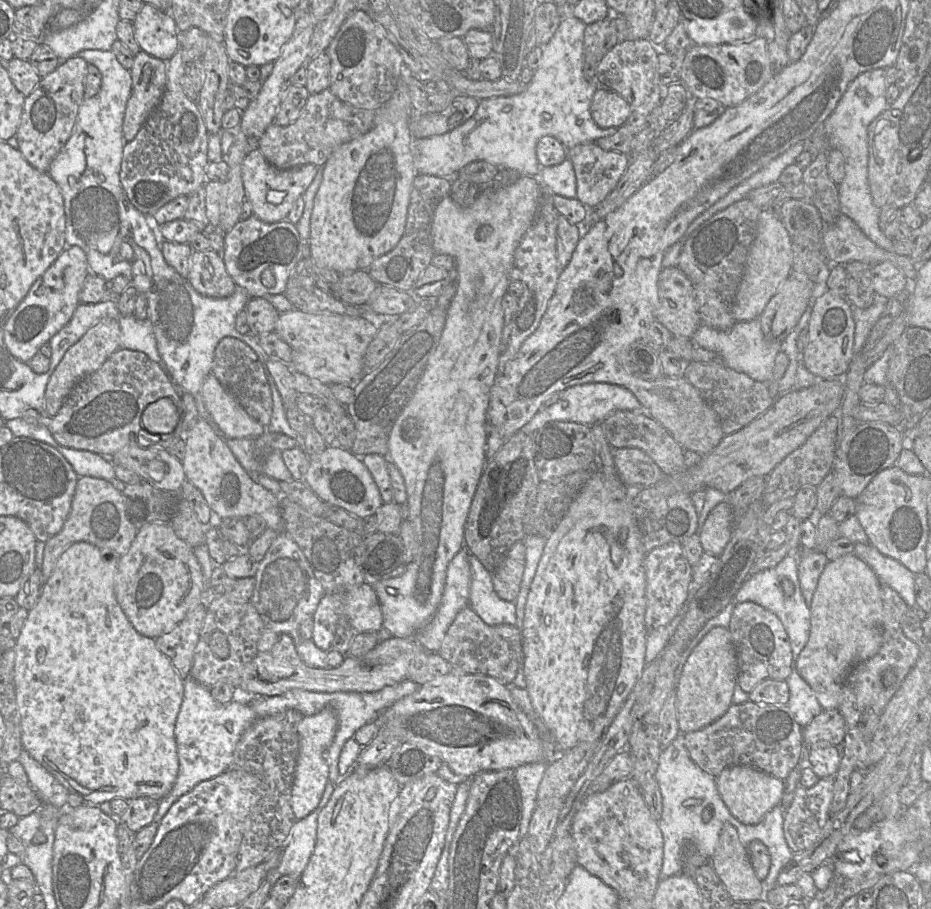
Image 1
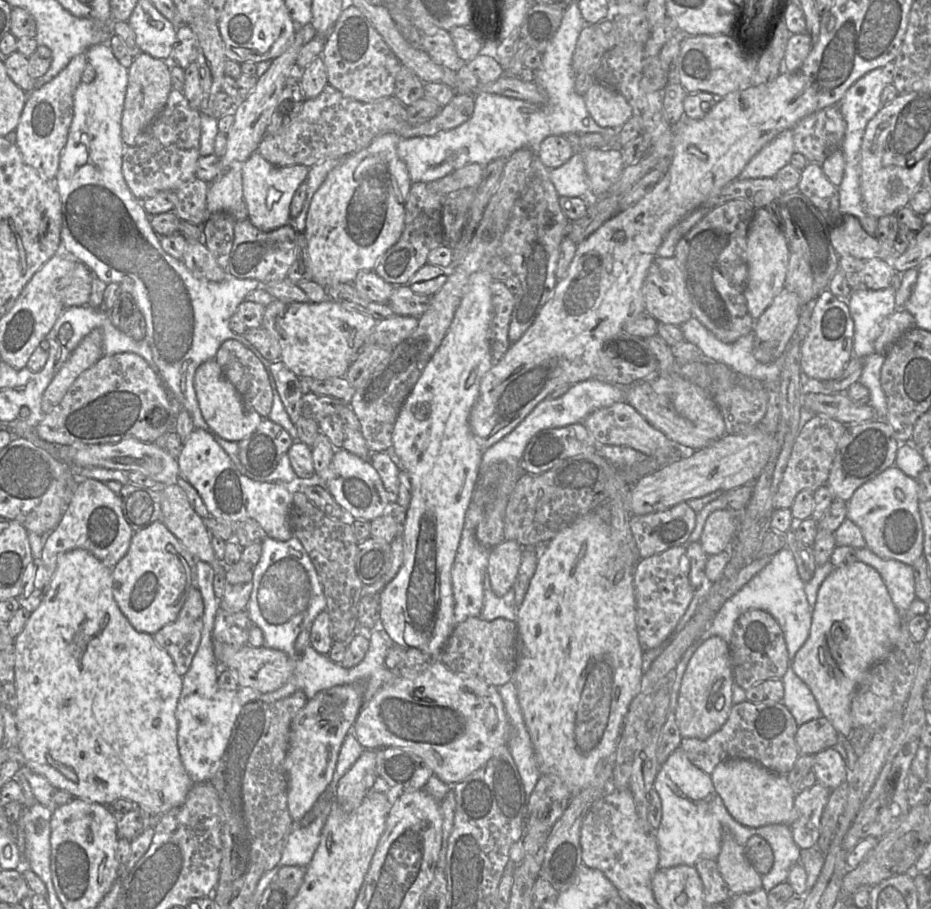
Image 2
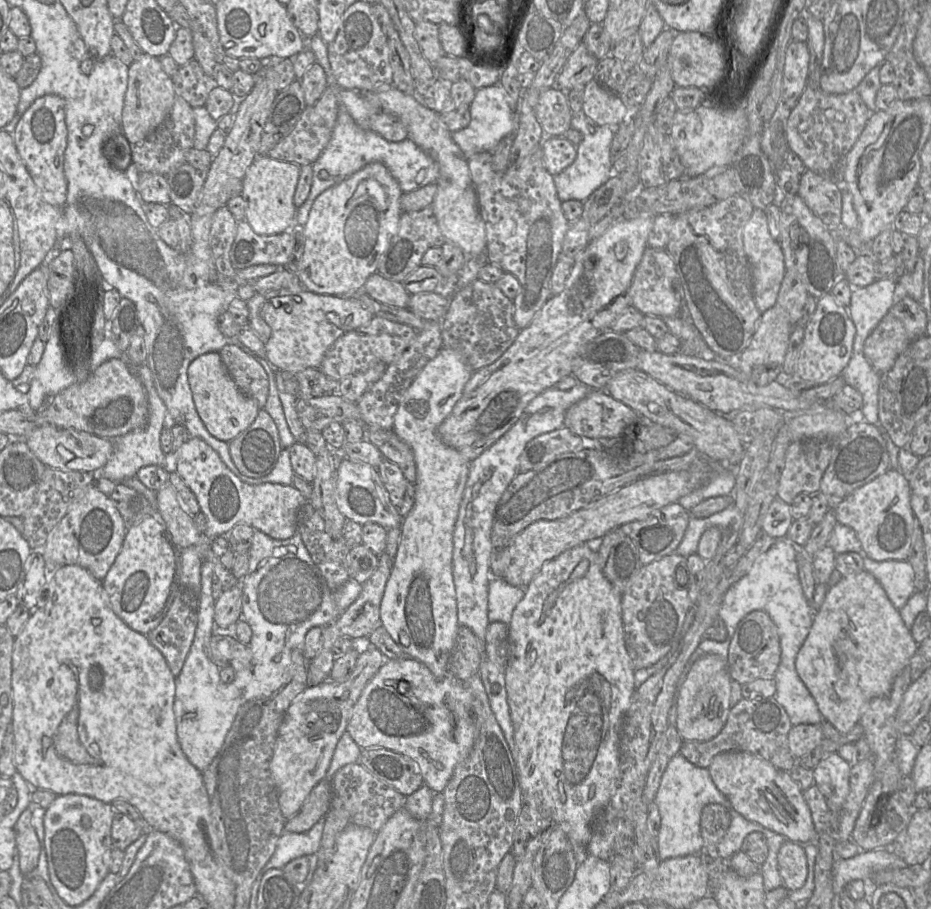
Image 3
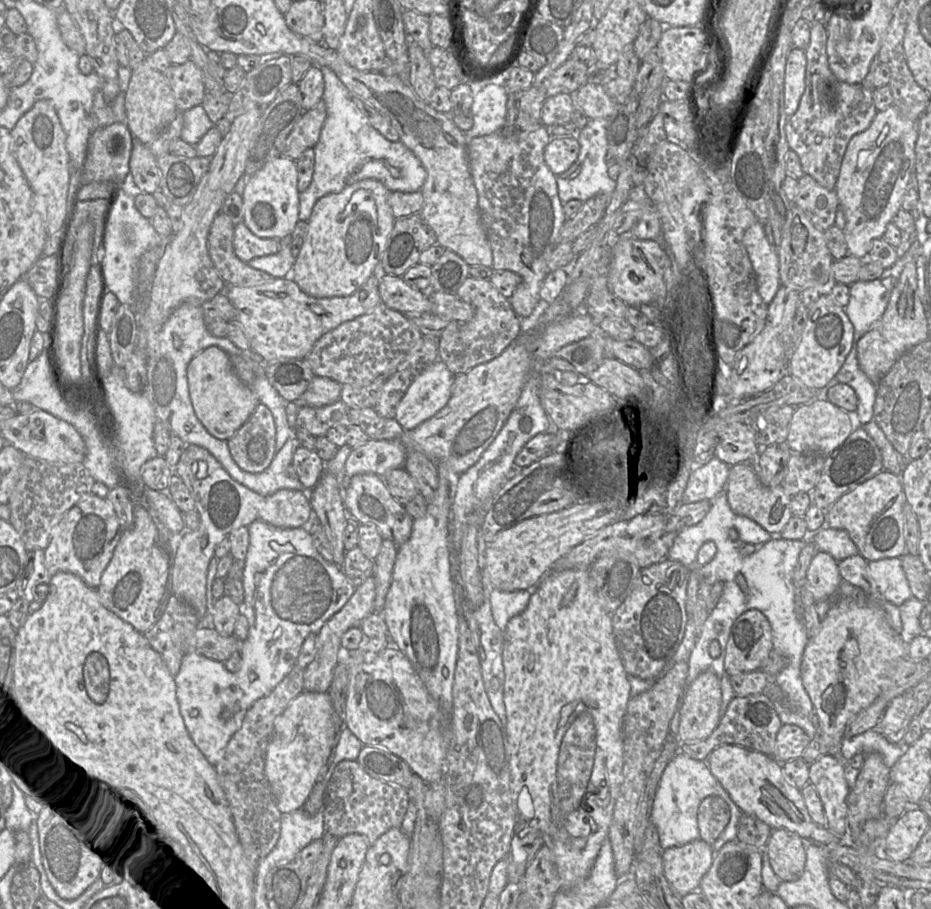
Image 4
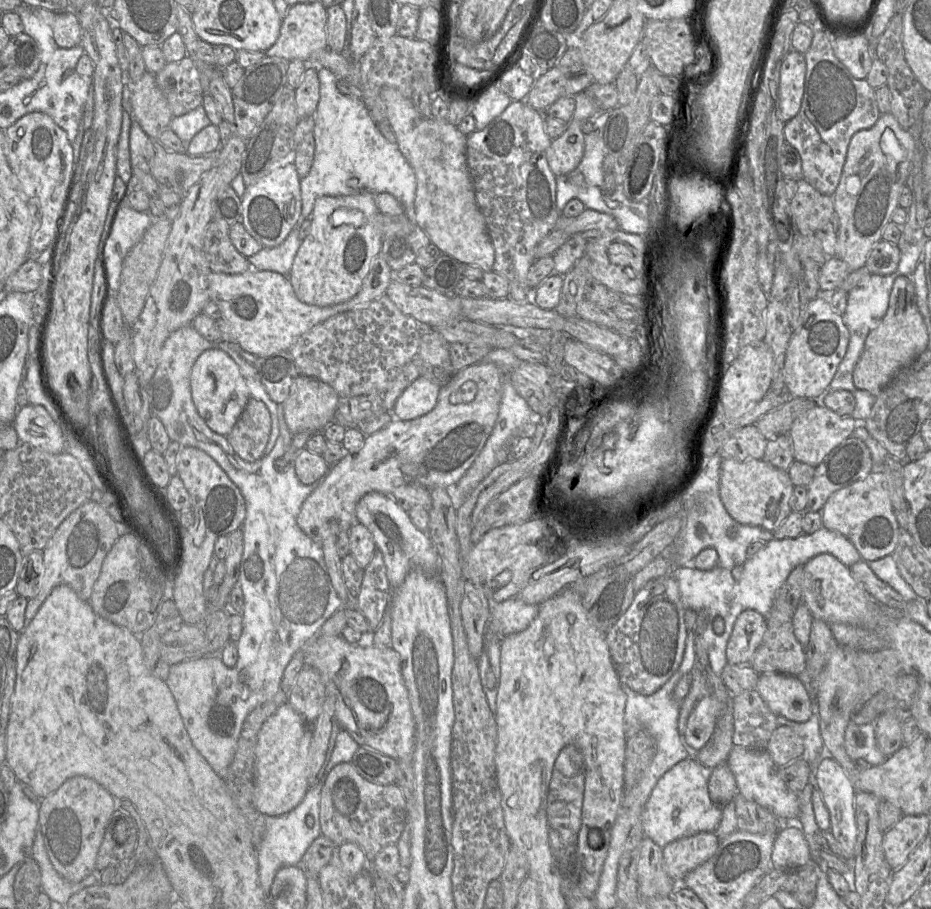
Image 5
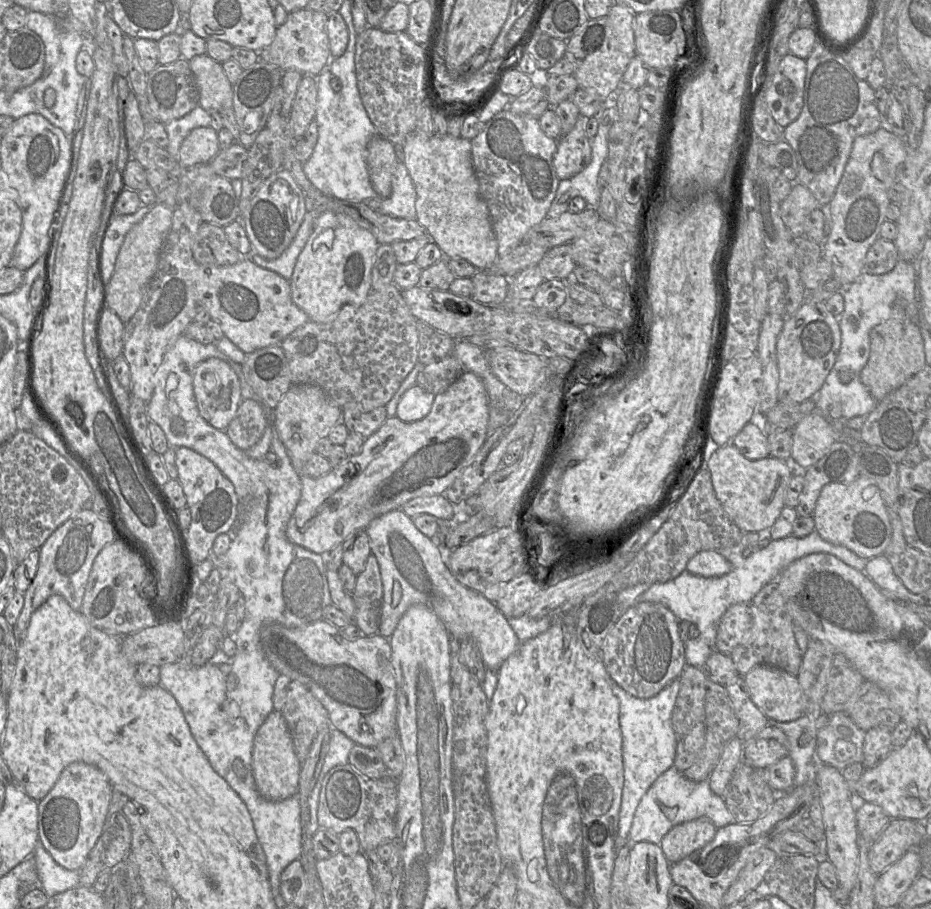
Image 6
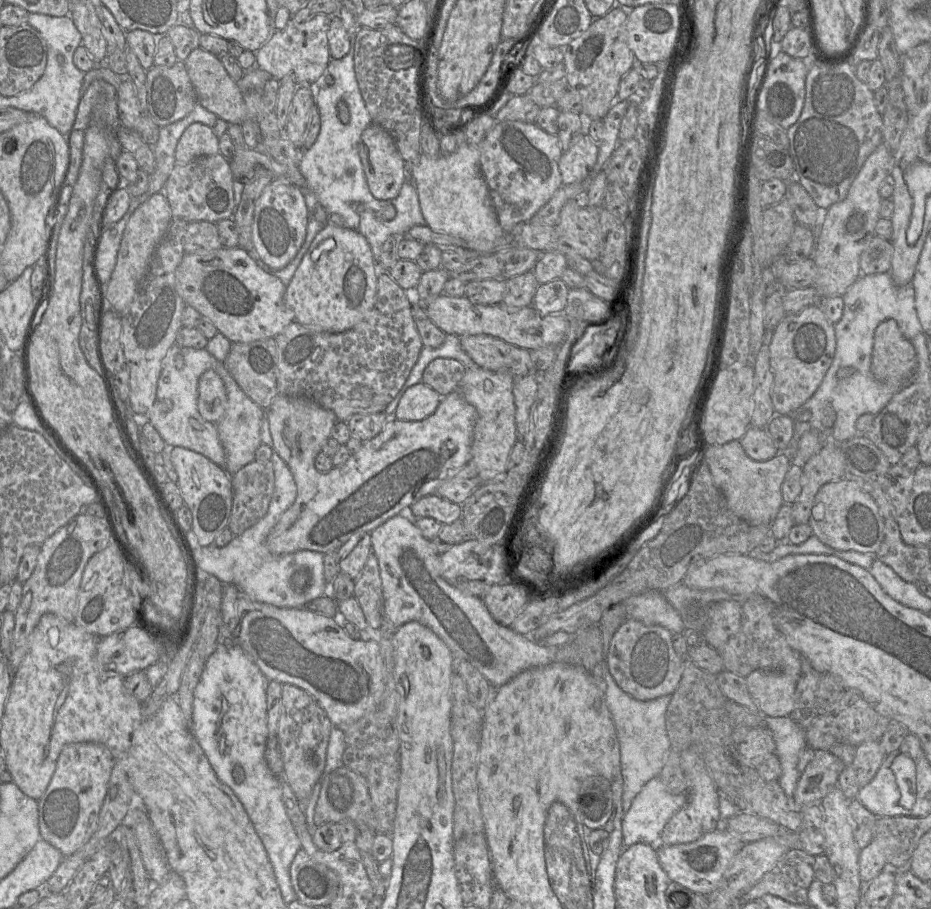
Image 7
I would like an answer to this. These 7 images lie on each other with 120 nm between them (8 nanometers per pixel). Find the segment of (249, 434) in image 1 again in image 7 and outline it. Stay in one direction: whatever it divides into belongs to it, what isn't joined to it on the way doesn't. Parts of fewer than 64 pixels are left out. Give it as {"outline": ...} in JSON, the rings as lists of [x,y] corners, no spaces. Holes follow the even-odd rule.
{"outline":[[[212,369],[205,371],[198,381],[198,411],[209,422],[217,423],[224,415],[227,394],[223,380]]]}

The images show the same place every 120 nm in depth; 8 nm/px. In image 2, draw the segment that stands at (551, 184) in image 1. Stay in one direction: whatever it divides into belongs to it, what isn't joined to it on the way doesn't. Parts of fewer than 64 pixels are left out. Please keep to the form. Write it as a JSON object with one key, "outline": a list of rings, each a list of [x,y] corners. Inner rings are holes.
{"outline":[[[574,152],[571,158],[558,168],[549,170],[549,178],[559,197],[589,198],[589,181],[581,153]]]}

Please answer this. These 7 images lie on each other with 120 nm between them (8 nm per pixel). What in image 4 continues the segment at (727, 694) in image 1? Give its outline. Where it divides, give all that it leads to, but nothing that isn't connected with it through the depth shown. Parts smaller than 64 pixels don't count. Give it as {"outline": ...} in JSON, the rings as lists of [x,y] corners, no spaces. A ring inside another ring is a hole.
{"outline":[[[711,670],[697,676],[689,685],[680,709],[677,740],[680,744],[709,737],[721,720],[720,678]]]}

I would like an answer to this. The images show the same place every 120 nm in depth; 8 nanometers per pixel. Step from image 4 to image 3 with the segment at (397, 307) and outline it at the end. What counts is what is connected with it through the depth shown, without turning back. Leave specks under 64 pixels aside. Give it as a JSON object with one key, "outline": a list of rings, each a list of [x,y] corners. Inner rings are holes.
{"outline":[[[374,273],[368,277],[363,291],[382,304],[408,308],[410,294],[403,283],[388,280],[379,273]]]}

